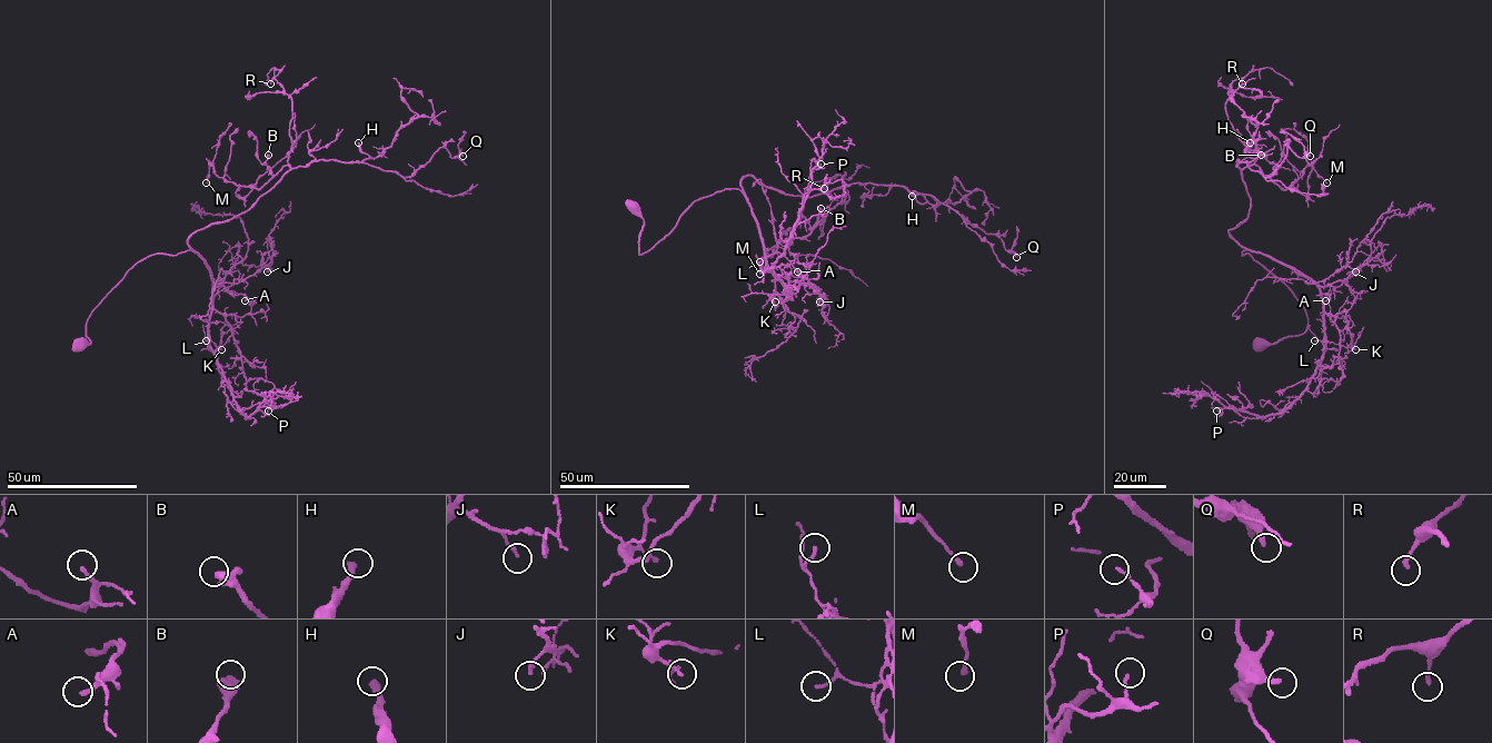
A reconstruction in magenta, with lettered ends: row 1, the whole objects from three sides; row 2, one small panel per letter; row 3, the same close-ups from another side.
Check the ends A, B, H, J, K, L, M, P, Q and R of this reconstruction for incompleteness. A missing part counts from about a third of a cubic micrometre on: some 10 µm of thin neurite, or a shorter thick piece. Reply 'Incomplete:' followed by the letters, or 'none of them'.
Incomplete: A, H

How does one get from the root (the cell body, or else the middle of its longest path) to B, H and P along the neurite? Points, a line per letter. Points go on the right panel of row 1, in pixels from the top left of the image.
B: (1260, 346), (1308, 324), (1294, 294), (1229, 233), (1249, 215), (1242, 170), (1275, 168), (1261, 155)
H: (1260, 346), (1302, 334), (1308, 318), (1229, 233), (1249, 215), (1236, 160), (1256, 158), (1245, 151), (1250, 142)
P: (1260, 346), (1302, 334), (1308, 318), (1247, 249), (1318, 287), (1325, 352), (1279, 413), (1216, 410)

